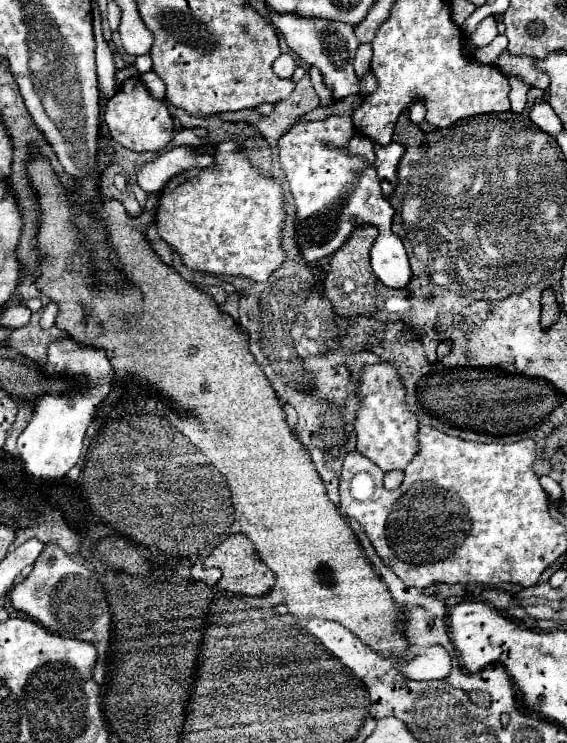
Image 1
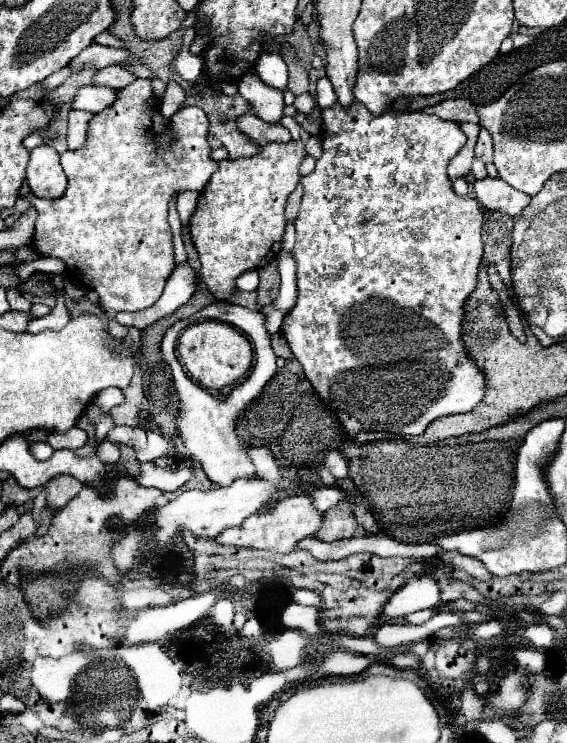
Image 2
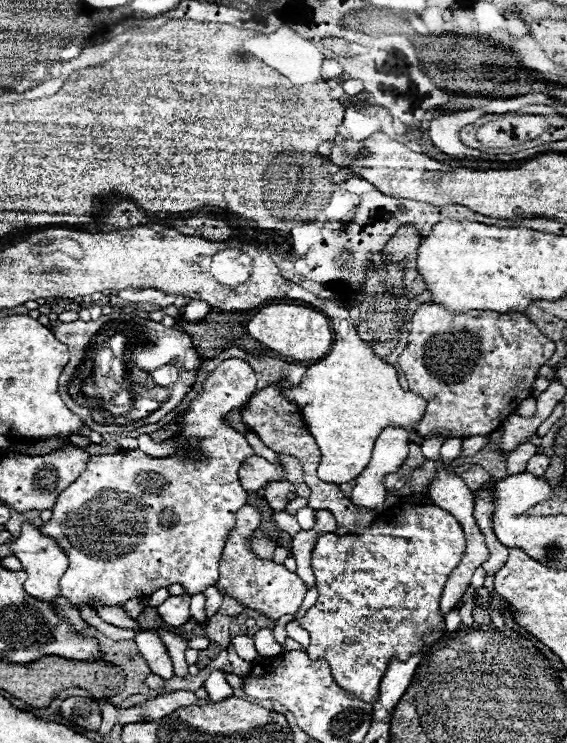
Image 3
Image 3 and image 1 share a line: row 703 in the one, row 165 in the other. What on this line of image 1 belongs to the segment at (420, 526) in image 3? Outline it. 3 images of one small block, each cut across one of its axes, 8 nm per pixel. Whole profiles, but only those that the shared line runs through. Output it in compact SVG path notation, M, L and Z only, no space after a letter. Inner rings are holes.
M354 134L354 136L346 142L344 150L346 150L346 154L352 154L352 156L358 156L358 158L366 160L368 166L374 166L376 156L374 156L374 144L372 144L370 138L366 138L366 136L362 136L362 134Z

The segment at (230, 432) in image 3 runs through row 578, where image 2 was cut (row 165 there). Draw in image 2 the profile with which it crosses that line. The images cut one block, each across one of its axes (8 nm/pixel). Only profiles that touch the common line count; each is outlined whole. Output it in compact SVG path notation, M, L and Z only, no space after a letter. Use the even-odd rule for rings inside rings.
M138 78L130 86L122 88L118 92L118 100L114 102L114 106L94 114L92 122L90 122L90 128L88 128L86 146L76 150L76 152L68 150L68 152L62 154L62 168L64 168L64 174L68 176L66 194L58 200L40 200L40 198L32 200L32 204L38 212L38 220L36 220L36 248L38 248L38 252L42 256L54 256L54 258L64 260L66 266L68 266L68 274L74 276L74 280L82 282L84 288L88 288L88 290L96 290L98 296L100 296L100 306L106 312L106 316L116 316L120 310L144 310L160 298L160 294L164 290L164 282L168 280L168 276L174 270L174 246L172 246L172 232L170 232L170 226L168 226L168 202L170 202L174 192L180 194L184 190L204 190L210 176L218 170L218 162L210 160L210 150L212 148L208 144L208 118L206 118L204 110L200 110L196 106L186 106L186 108L180 108L172 116L172 120L164 120L162 114L160 114L158 104L148 104L152 96L154 96L154 92L152 92L150 80ZM172 132L176 132L176 144L170 142ZM156 136L160 136L158 142L156 142Z

